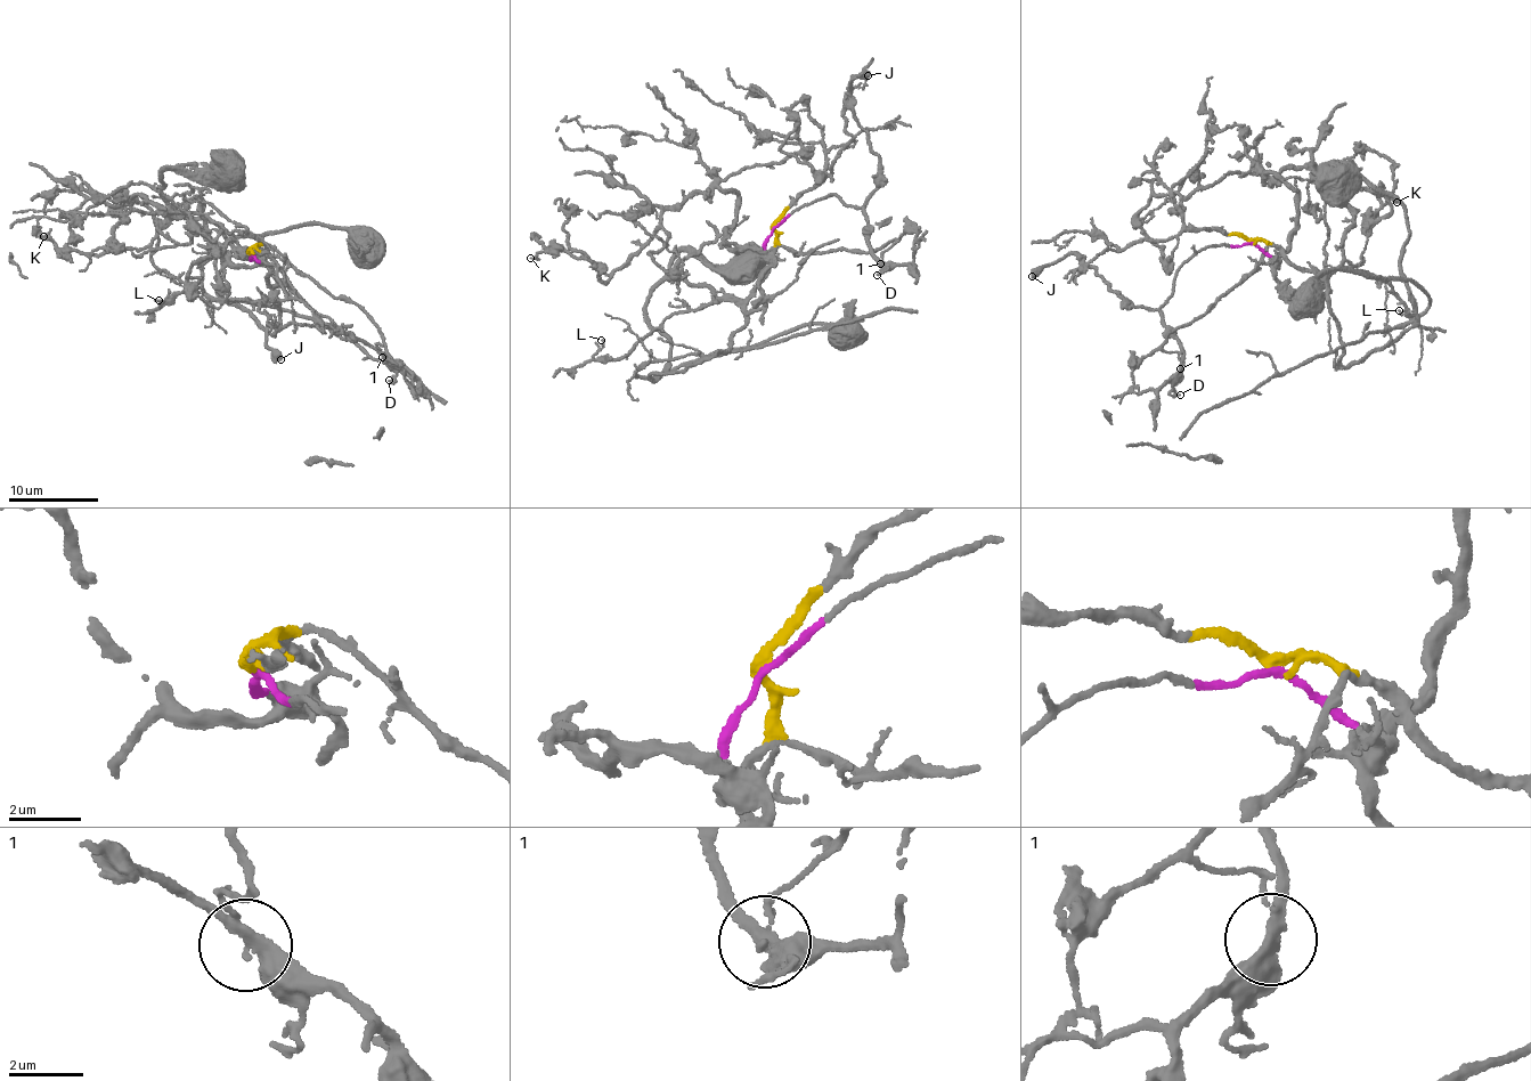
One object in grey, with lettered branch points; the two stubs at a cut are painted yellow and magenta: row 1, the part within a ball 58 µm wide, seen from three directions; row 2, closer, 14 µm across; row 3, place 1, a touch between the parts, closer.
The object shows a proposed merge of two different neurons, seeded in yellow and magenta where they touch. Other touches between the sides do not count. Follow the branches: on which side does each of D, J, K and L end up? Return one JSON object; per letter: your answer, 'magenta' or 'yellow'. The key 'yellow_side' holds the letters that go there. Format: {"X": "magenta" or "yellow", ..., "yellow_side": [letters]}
{"D": "magenta", "J": "magenta", "K": "yellow", "L": "yellow", "yellow_side": ["K", "L"]}

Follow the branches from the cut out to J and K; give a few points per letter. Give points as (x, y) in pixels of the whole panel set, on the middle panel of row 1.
J: (774, 227), (836, 194), (857, 208), (876, 188), (879, 160), (850, 98), (852, 81), (869, 75)
K: (774, 226), (742, 301), (677, 270), (732, 230), (721, 188), (664, 211), (605, 283), (530, 258)

